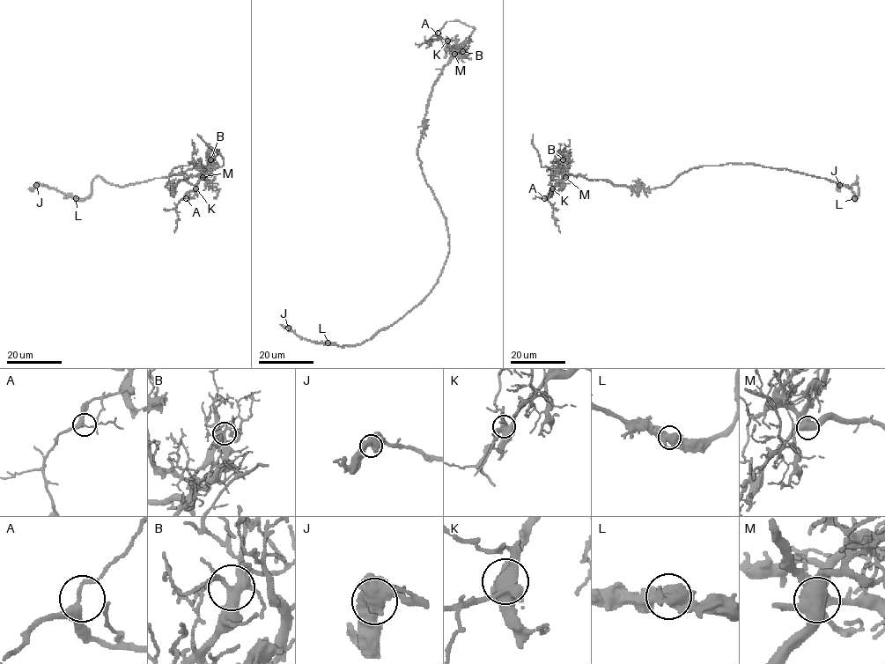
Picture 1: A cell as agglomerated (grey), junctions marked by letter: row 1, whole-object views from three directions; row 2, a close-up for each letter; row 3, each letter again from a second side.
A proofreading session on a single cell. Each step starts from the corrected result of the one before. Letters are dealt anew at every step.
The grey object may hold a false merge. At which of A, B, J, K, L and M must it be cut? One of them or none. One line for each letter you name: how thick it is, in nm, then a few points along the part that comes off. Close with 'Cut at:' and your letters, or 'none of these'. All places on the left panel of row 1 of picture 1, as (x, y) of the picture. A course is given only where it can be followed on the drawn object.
K: 600 nm thick; foreign part runs (195, 188), (188, 191), (176, 207), (178, 217), (174, 232)
Cut at: K

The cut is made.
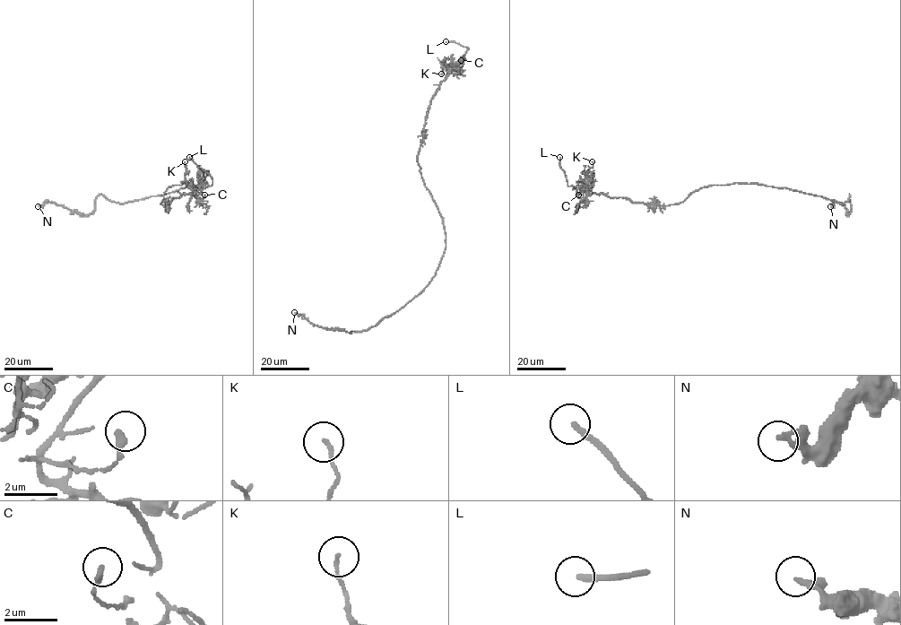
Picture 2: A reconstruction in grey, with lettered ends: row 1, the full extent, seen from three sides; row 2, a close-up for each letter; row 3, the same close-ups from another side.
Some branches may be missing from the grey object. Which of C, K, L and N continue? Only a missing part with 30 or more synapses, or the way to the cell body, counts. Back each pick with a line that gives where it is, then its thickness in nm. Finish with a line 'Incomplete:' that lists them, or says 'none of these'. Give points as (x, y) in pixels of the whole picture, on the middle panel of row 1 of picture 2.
L: place (446, 41); calibre 220 nm
Incomplete: L

